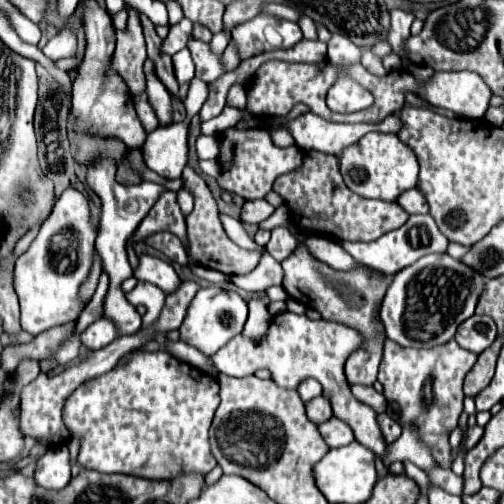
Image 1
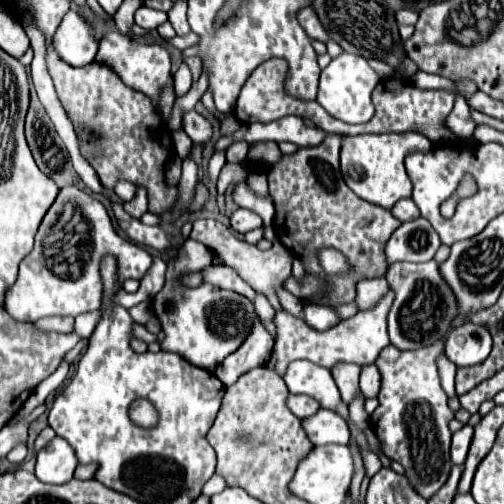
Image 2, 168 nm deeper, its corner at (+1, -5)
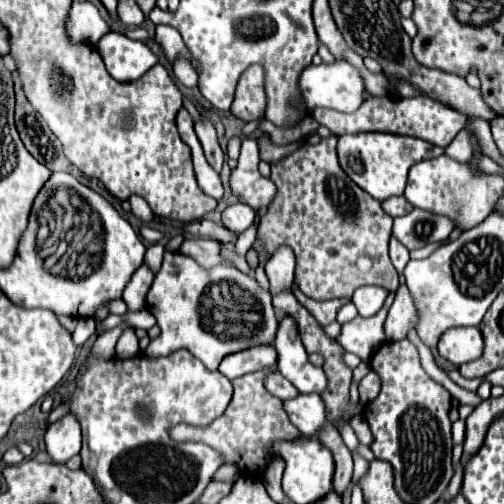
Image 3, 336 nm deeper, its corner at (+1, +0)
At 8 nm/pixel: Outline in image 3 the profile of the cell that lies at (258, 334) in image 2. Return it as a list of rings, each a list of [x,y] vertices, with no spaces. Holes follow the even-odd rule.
[[[262,345],[262,347],[252,347],[242,353],[234,353],[234,355],[226,357],[220,363],[220,371],[228,379],[236,379],[240,375],[262,371],[262,369],[274,367],[274,365],[276,365],[276,349],[272,345]]]

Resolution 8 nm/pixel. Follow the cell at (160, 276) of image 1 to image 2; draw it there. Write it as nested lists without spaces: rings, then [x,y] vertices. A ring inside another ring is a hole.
[[[76,186],[62,188],[56,202],[52,204],[52,208],[48,210],[48,214],[44,216],[44,220],[40,224],[34,250],[20,262],[20,272],[18,272],[16,284],[6,292],[6,302],[4,302],[6,312],[18,322],[36,322],[46,316],[76,318],[78,314],[98,310],[102,304],[102,280],[100,280],[98,266],[100,266],[100,258],[104,254],[112,254],[112,256],[116,254],[120,282],[124,282],[128,278],[142,280],[144,274],[152,266],[152,256],[144,248],[136,246],[130,240],[124,240],[122,236],[118,236],[114,232],[110,216],[106,214],[106,208],[96,198],[92,198],[90,194],[86,194],[84,190],[80,190]],[[68,204],[74,204],[74,208],[80,210],[84,222],[88,224],[88,232],[74,234],[74,242],[70,242],[70,258],[66,258],[66,256],[54,258],[54,262],[62,262],[62,264],[56,264],[56,268],[52,272],[48,268],[48,258],[44,256],[44,244],[46,244],[46,236],[50,234],[50,230],[58,226],[64,206],[68,206]]]

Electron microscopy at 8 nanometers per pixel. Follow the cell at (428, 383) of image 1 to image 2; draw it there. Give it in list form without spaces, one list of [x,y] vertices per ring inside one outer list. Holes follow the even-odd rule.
[[[436,342],[418,350],[398,350],[396,346],[386,346],[376,366],[382,376],[382,386],[378,392],[378,408],[372,412],[370,422],[376,436],[382,440],[384,454],[406,468],[410,484],[422,498],[430,498],[448,480],[450,462],[450,428],[448,422],[454,412],[448,406],[448,396],[440,386],[440,374],[436,358],[444,354],[444,344]]]

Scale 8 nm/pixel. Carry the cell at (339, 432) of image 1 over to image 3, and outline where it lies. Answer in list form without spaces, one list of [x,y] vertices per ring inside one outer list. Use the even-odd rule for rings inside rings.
[[[300,393],[294,399],[286,399],[284,411],[288,413],[292,425],[302,433],[302,435],[316,435],[324,421],[326,421],[326,409],[316,393]]]

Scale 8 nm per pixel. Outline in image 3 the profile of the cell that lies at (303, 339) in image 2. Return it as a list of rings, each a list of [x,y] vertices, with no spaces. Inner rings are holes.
[[[395,292],[387,296],[384,307],[374,317],[356,317],[354,321],[342,325],[342,333],[338,337],[340,345],[362,357],[362,361],[368,361],[368,353],[372,355],[382,343],[384,343],[384,319],[395,298]]]

